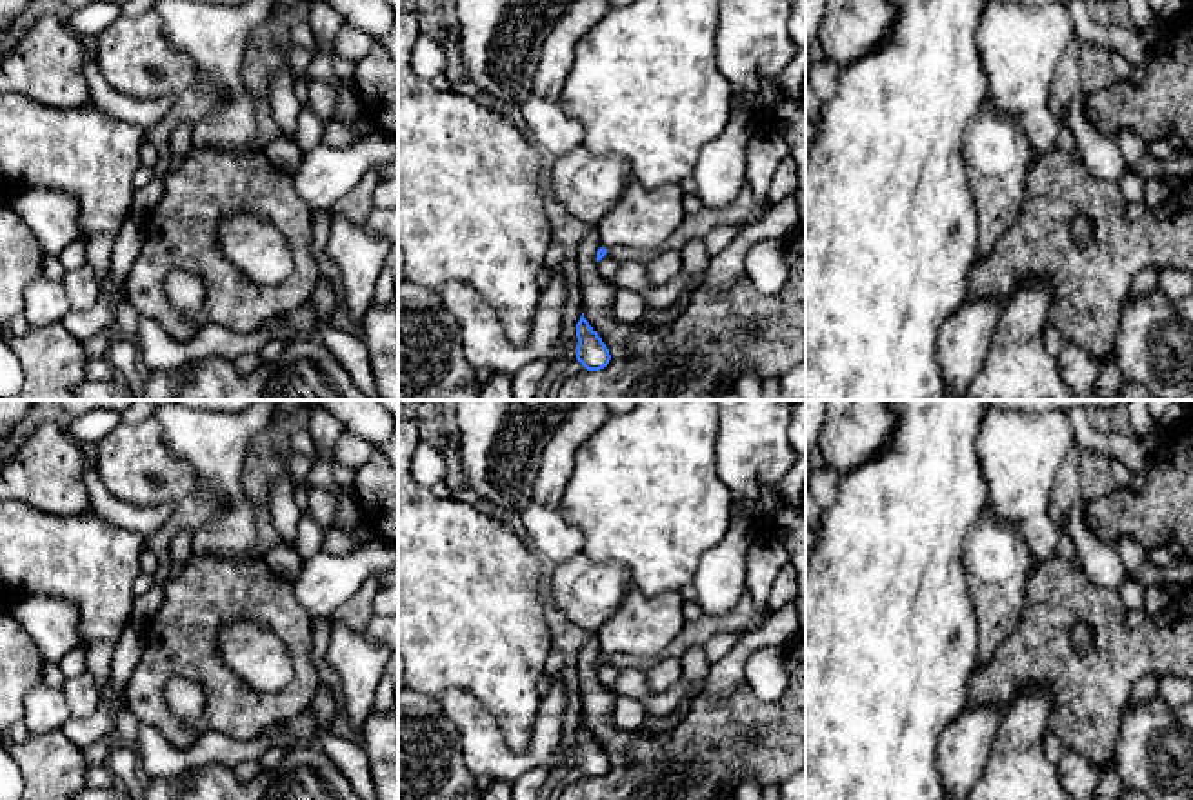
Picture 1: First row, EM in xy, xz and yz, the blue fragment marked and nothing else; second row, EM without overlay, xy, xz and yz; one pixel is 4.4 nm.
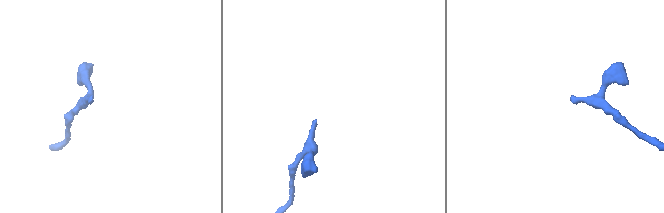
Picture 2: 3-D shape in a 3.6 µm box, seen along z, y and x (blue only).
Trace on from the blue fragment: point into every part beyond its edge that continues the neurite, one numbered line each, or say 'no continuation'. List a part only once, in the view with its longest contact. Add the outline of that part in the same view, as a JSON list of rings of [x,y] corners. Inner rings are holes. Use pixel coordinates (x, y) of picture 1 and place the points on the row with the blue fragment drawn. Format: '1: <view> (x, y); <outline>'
1: xz (642, 217); [[[633,180],[598,224],[600,245],[658,247],[686,218],[678,184],[646,189]]]

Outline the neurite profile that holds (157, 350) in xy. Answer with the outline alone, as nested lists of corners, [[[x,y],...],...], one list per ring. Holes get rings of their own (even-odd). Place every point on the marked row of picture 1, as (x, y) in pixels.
[[[311,300],[286,315],[286,327],[280,335],[264,327],[242,335],[216,324],[207,324],[198,329],[193,342],[178,342],[156,320],[140,316],[138,351],[144,373],[147,373],[155,369],[176,369],[191,362],[198,353],[235,360],[244,353],[258,353],[271,338],[284,342],[313,338],[316,329],[316,309]]]

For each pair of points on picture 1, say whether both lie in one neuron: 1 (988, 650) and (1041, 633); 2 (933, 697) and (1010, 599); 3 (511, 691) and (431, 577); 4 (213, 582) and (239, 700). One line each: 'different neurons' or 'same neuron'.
1: different neurons
2: different neurons
3: same neuron
4: same neuron

